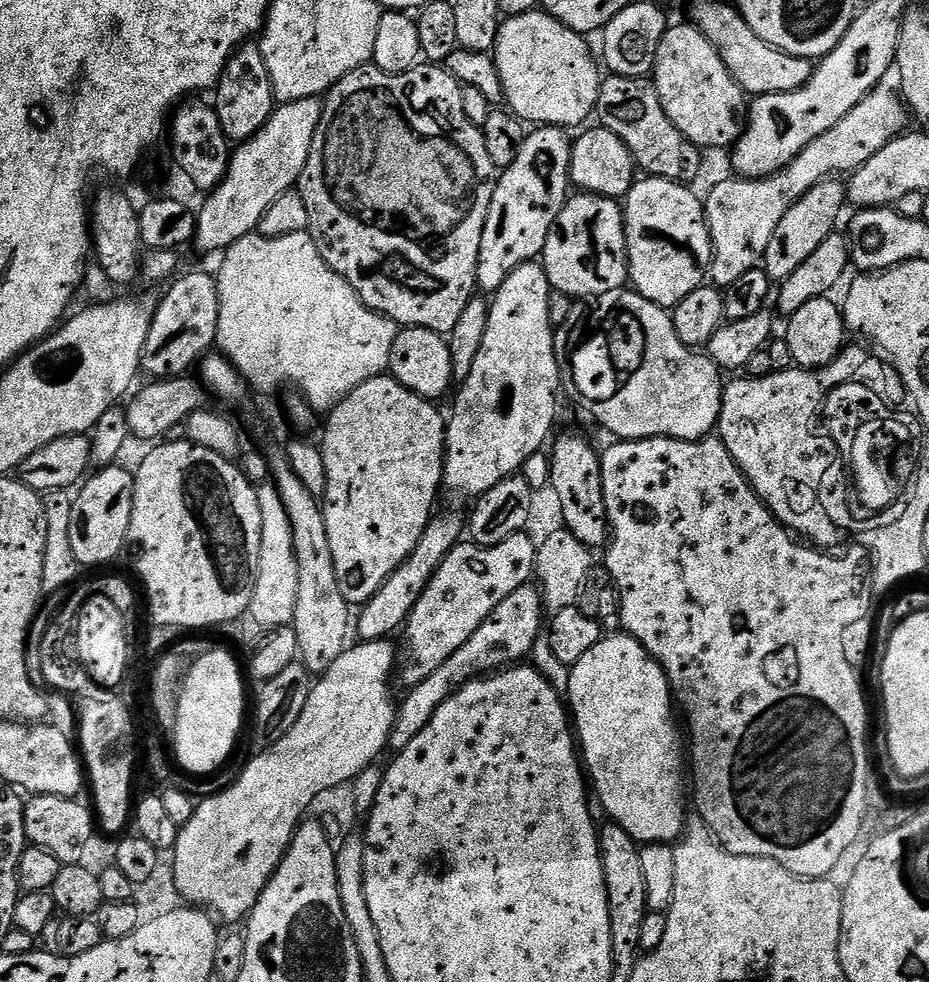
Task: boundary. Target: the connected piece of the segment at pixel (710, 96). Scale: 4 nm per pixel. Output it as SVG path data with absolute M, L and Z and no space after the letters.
M691 22L673 23L658 42L654 83L666 118L674 122L690 143L705 150L712 147L731 149L740 141L748 123L749 97L726 70L726 62L714 50L710 38Z

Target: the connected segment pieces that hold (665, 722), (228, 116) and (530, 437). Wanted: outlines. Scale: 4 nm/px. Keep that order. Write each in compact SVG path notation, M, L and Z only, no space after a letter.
M605 635L583 658L571 665L566 704L574 721L578 752L590 777L595 799L597 796L601 806L612 815L609 816L611 823L626 830L637 845L672 844L684 835L686 827L686 752L680 749L680 732L672 717L674 693L660 663L635 638L619 635Z
M259 43L241 44L235 54L228 59L220 82L214 89L214 107L218 114L218 122L222 122L222 130L229 141L243 142L254 138L262 126L278 107L274 94L274 86L270 82L270 70L266 70L266 58L262 58Z
M533 262L531 264L523 264L514 269L506 278L506 282L502 282L500 289L491 297L488 321L486 322L486 335L482 338L482 346L478 350L478 358L474 358L474 366L471 368L470 374L459 385L460 393L456 396L456 405L452 408L452 416L450 412L446 420L443 487L447 491L449 488L456 496L472 496L471 498L485 496L491 488L498 486L498 482L508 480L512 476L517 475L526 460L531 455L541 451L545 447L543 444L546 443L545 445L547 445L553 435L552 423L556 420L556 391L559 393L562 388L560 382L561 369L558 366L558 358L556 357L556 333L550 318L550 298L553 291L552 283L548 280L547 274L544 273L543 263Z

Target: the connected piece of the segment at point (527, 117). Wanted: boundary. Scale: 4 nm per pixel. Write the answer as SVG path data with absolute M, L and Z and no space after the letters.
M543 10L527 12L521 16L510 16L501 23L494 59L504 87L505 101L513 116L519 116L521 120L532 126L565 130L573 130L572 128L576 127L579 129L589 123L588 119L593 119L602 83L601 65L598 60L596 65L596 60L584 40L587 39L581 33L562 26L562 22L558 22Z

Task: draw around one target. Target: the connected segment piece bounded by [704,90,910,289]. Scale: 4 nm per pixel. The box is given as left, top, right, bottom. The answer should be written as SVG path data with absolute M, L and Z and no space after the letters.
M877 90L862 98L842 122L814 138L814 142L810 142L810 146L806 146L806 150L781 172L761 180L733 178L710 190L704 200L704 213L712 239L711 283L726 289L738 282L742 274L757 267L764 259L766 246L770 246L770 238L774 238L778 222L782 222L786 210L790 210L798 198L805 196L816 184L840 174L836 172L851 174L858 171L882 150L882 146L901 135L909 124L910 113L903 99L895 91Z

